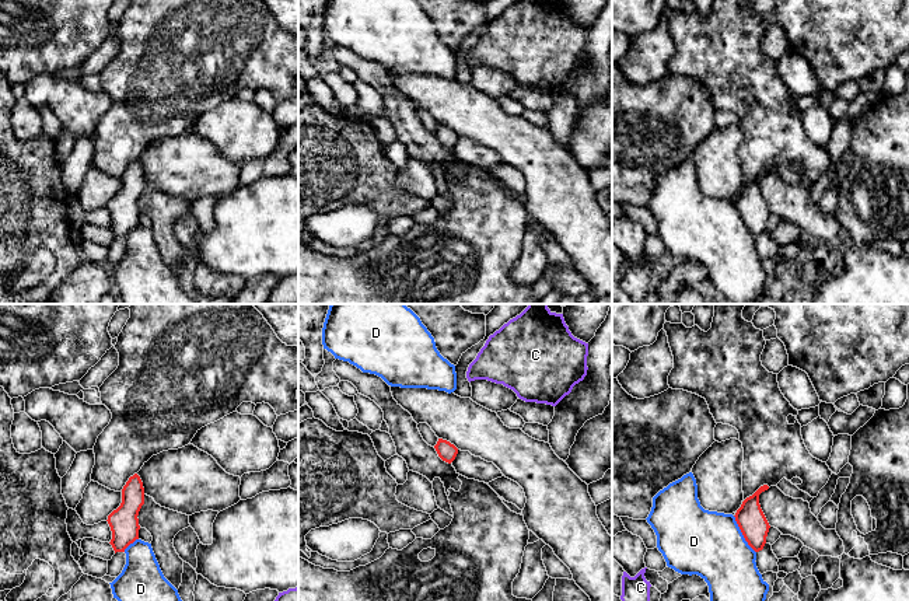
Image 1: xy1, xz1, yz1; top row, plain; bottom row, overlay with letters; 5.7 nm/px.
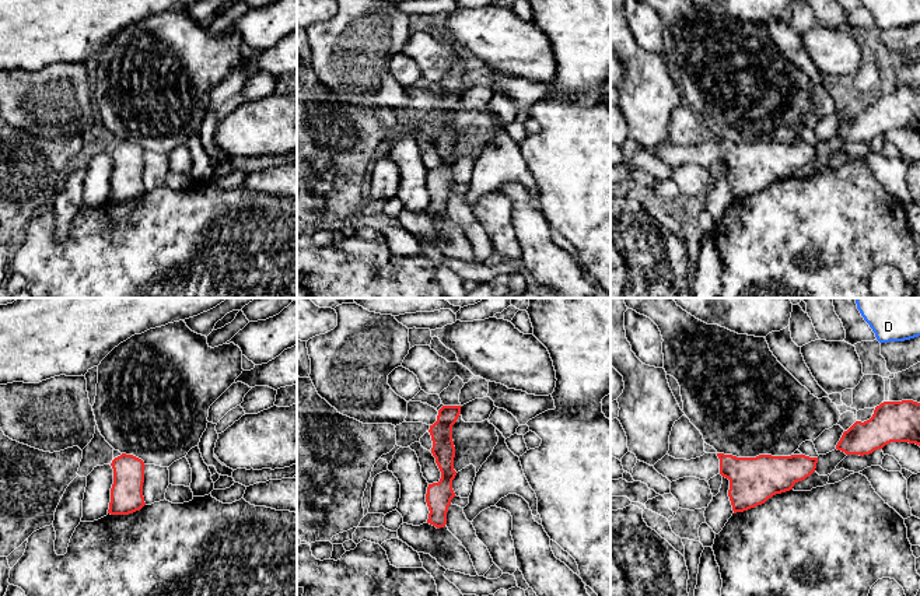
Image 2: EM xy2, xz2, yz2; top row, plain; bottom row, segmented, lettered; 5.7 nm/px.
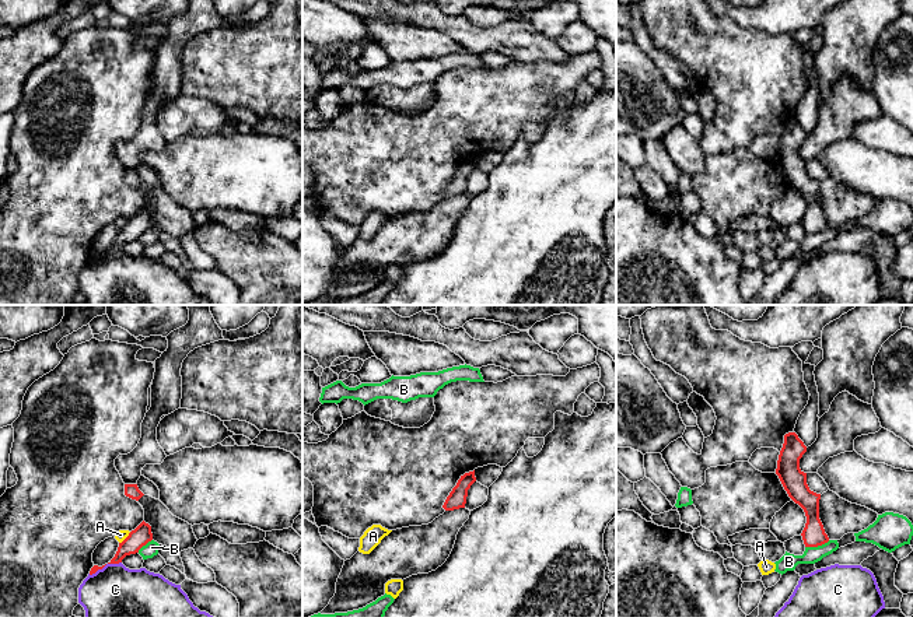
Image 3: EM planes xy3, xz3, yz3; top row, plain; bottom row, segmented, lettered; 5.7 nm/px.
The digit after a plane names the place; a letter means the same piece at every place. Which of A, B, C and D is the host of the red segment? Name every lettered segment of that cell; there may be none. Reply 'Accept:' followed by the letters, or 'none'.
Accept: none

